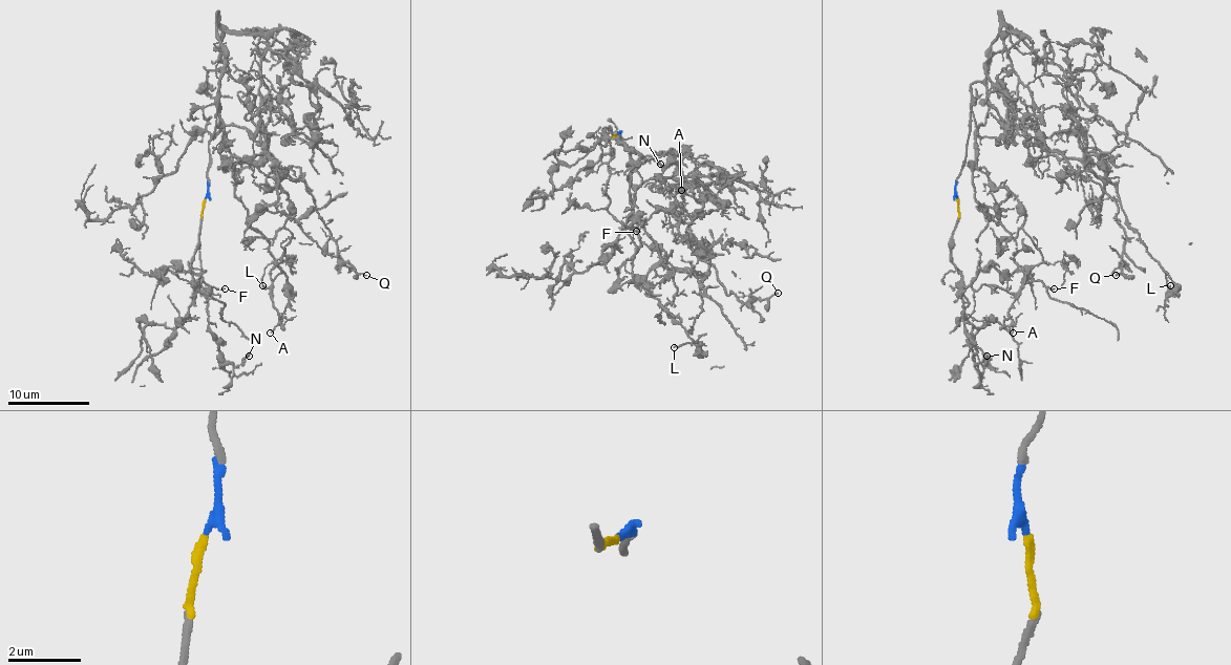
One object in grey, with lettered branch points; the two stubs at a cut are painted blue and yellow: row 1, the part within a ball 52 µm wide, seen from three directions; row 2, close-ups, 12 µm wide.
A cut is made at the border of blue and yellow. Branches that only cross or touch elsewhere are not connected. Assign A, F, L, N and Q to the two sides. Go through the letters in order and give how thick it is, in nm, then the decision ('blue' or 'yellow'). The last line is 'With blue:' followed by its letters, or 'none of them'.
A: 100 nm | blue
F: 90 nm | yellow
L: 140 nm | blue
N: 100 nm | yellow
Q: 120 nm | blue
With blue: A, L, Q

